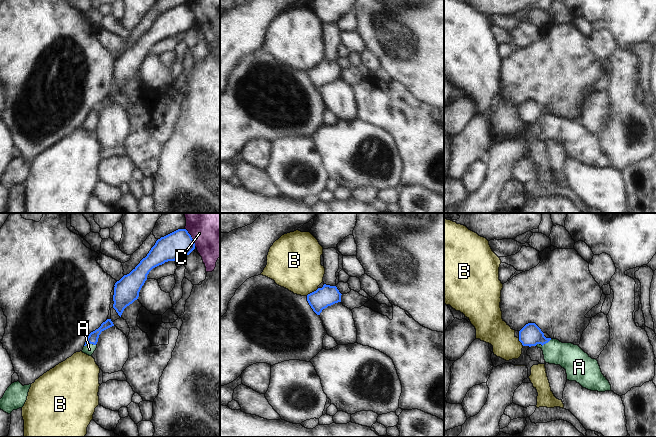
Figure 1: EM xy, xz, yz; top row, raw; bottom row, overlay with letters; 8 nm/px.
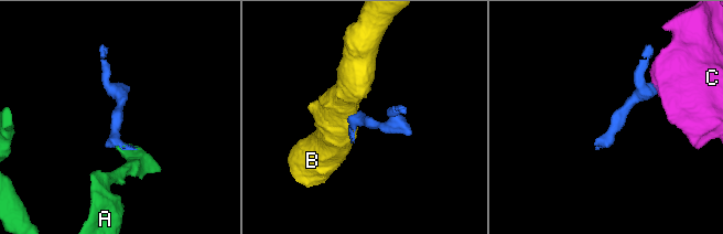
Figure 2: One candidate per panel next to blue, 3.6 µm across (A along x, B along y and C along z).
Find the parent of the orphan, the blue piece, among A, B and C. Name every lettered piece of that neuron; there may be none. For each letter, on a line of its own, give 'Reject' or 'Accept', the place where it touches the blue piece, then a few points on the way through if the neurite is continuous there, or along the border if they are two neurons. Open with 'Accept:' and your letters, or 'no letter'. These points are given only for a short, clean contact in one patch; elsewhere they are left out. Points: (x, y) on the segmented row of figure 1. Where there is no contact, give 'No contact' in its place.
Accept: A
A: Accept. Touches blue at xy (89, 342). Path across: xy (93, 337), (89, 342), (89, 349)
B: Reject. Touches blue at xz (312, 292). Boundary: xz (318, 288), (306, 295)
C: Reject. Touches blue at xy (191, 237). Boundary: xy (185, 228), (195, 246)

